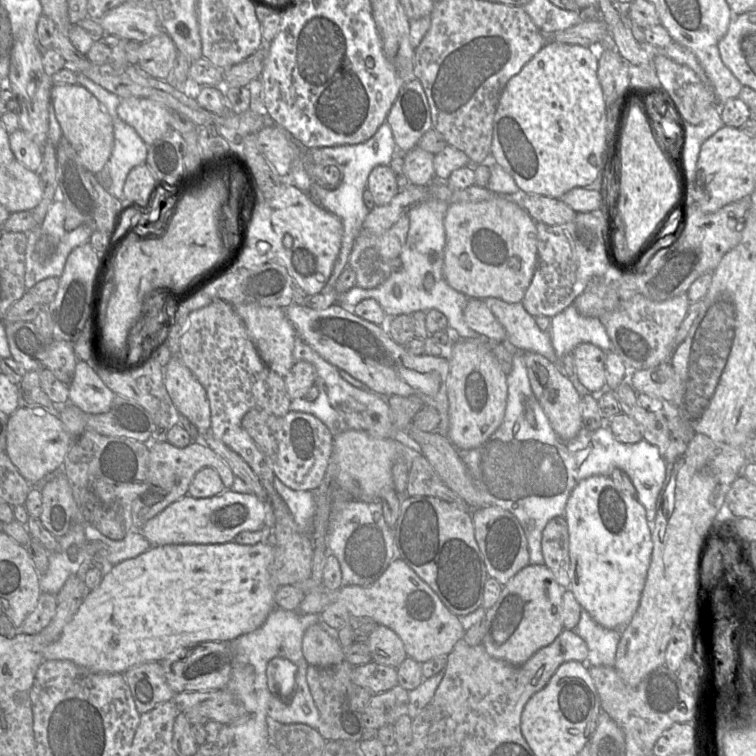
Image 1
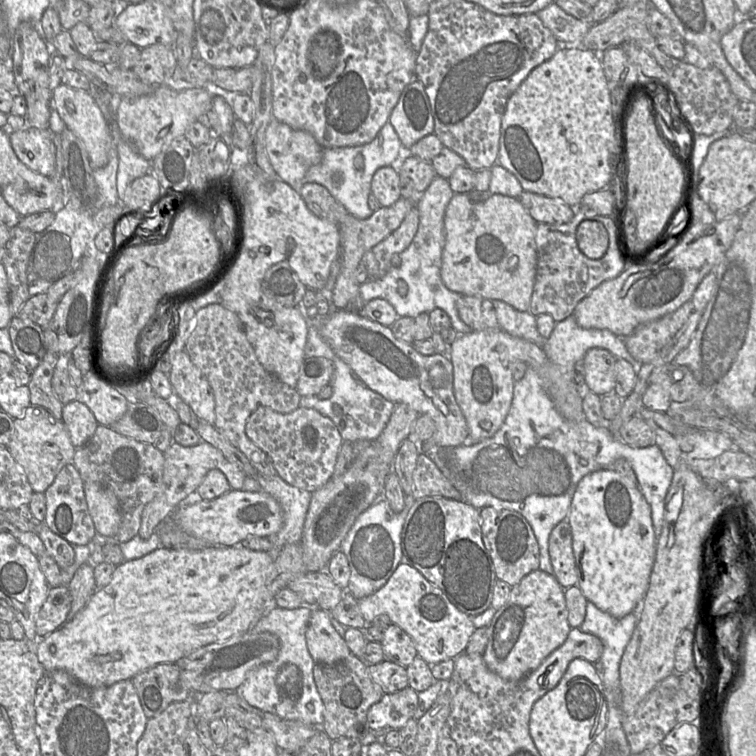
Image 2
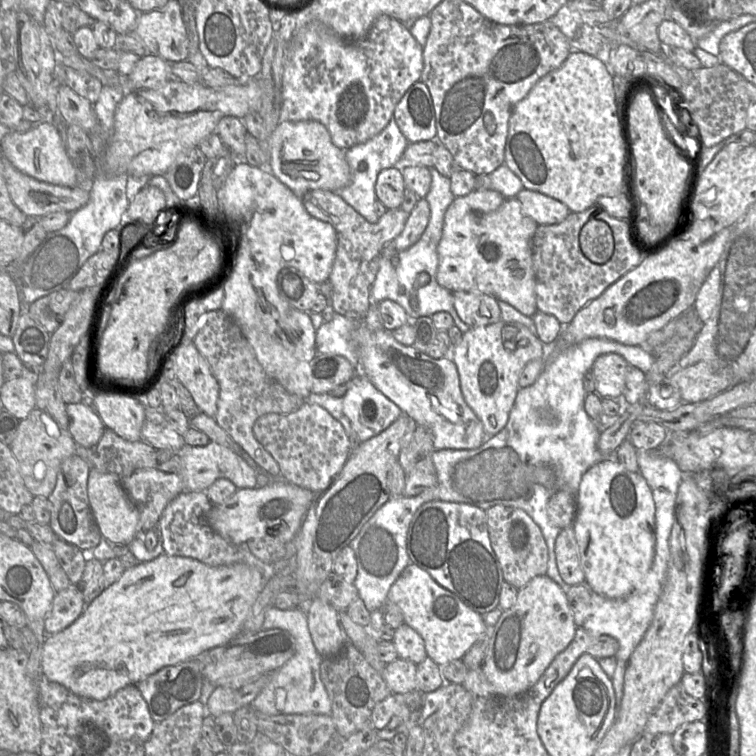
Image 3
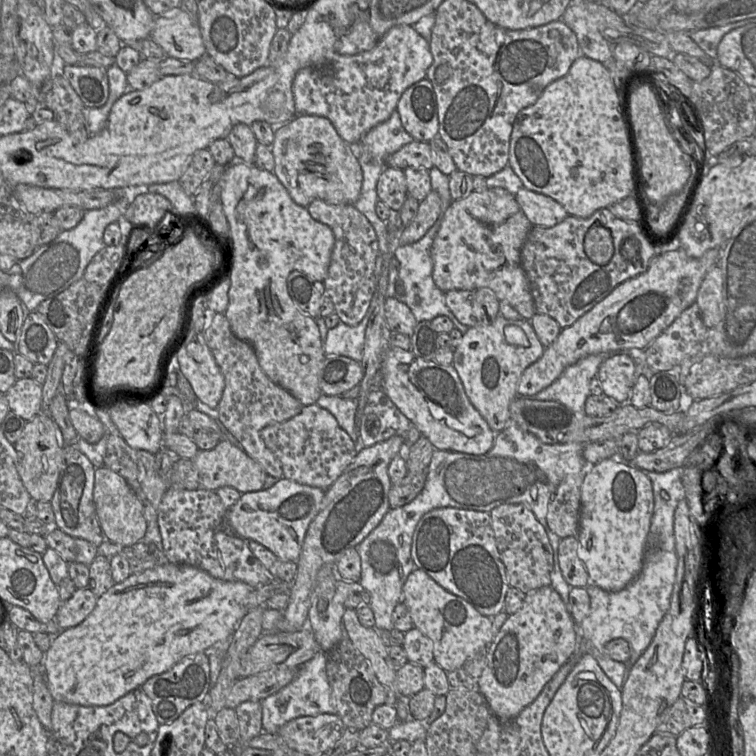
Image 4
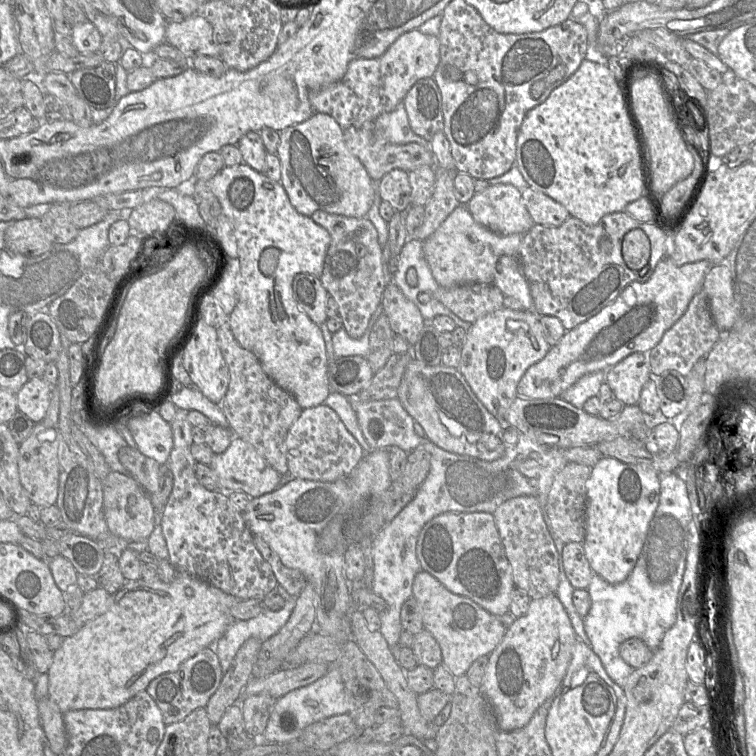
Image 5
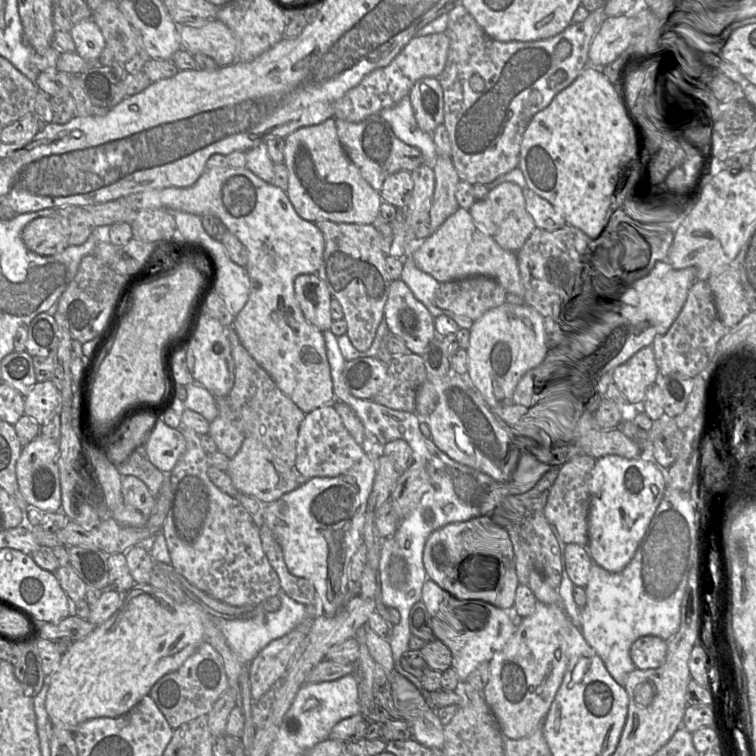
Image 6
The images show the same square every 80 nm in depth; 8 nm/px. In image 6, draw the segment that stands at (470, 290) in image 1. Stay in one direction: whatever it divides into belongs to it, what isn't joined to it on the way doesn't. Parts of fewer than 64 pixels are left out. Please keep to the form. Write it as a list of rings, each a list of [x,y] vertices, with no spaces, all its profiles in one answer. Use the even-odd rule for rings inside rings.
[[[461,207],[428,238],[415,245],[412,258],[418,269],[430,274],[440,283],[471,276],[487,276],[496,280],[507,293],[521,297],[525,295],[517,253],[500,247],[476,224],[469,211]]]

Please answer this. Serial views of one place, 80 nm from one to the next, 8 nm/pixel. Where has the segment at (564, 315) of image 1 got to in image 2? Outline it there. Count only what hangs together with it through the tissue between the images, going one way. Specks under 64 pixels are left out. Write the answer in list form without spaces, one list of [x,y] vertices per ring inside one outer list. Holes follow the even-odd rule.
[[[573,314],[566,319],[556,322],[555,327],[549,338],[543,344],[547,358],[559,367],[563,377],[570,381],[575,381],[575,365],[581,362],[586,352],[591,348],[603,348],[617,358],[622,358],[631,363],[637,371],[640,365],[629,353],[623,338],[615,335],[607,329],[585,329],[580,327]]]

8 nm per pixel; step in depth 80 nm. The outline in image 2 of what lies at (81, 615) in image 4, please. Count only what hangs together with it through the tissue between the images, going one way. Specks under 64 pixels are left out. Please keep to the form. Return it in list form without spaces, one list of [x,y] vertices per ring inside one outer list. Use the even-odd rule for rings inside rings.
[[[68,586],[50,588],[48,596],[36,617],[36,633],[46,637],[68,620],[71,596]]]

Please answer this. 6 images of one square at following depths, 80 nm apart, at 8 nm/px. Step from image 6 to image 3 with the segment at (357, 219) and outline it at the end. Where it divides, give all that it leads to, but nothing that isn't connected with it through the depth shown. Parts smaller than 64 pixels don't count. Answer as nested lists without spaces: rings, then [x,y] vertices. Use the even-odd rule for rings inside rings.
[[[281,120],[267,139],[268,170],[302,198],[308,191],[339,191],[349,184],[351,169],[344,150],[335,146],[328,129],[315,120]]]

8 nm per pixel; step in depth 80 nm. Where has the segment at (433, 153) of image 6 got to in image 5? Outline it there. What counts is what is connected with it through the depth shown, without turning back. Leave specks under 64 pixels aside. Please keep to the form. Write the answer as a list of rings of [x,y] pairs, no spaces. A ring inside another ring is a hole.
[[[403,102],[399,103],[394,110],[378,116],[374,124],[377,134],[392,144],[417,143],[430,148],[430,141],[418,136],[411,129]]]

